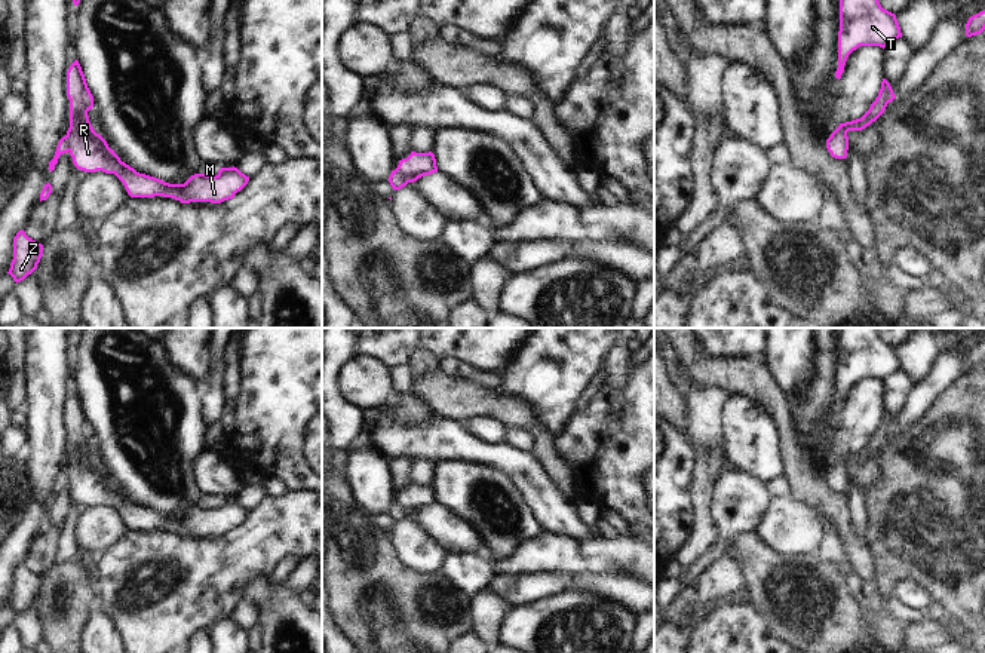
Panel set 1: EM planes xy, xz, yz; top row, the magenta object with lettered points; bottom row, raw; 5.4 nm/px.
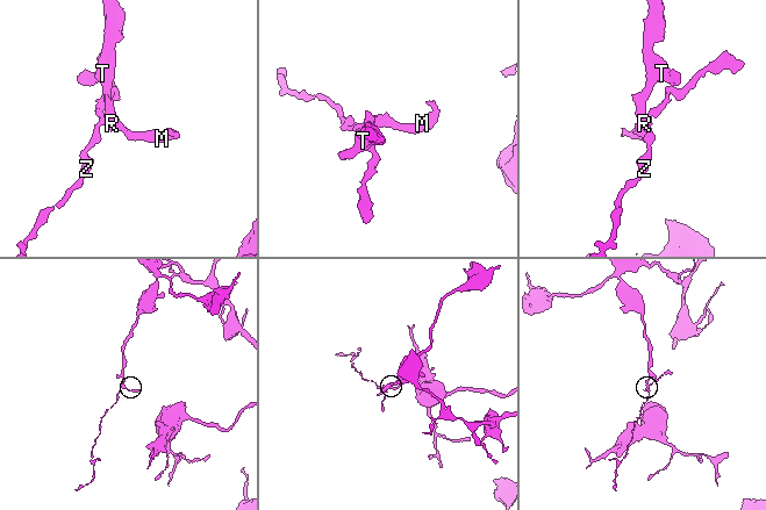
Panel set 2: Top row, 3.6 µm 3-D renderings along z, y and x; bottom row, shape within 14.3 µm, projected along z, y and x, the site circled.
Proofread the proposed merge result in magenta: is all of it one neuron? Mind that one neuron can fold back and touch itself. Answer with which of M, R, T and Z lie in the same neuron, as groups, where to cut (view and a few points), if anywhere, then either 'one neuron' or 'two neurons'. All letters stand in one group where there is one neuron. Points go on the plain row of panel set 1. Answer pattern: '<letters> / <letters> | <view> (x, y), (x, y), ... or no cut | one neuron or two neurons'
M R T / Z | xy (66, 468), (70, 483) | two neurons

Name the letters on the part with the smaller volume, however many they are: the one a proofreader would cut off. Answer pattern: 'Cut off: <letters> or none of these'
Cut off: Z

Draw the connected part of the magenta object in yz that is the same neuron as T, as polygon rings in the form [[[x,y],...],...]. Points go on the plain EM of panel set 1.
[[[840,328],[838,401],[840,413],[849,387],[859,378],[886,380],[902,370],[896,347],[883,341],[877,328]]]

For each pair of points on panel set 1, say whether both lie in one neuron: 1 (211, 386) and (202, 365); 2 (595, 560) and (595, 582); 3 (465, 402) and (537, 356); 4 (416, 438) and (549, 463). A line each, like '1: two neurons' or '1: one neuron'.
1: two neurons
2: two neurons
3: two neurons
4: two neurons

